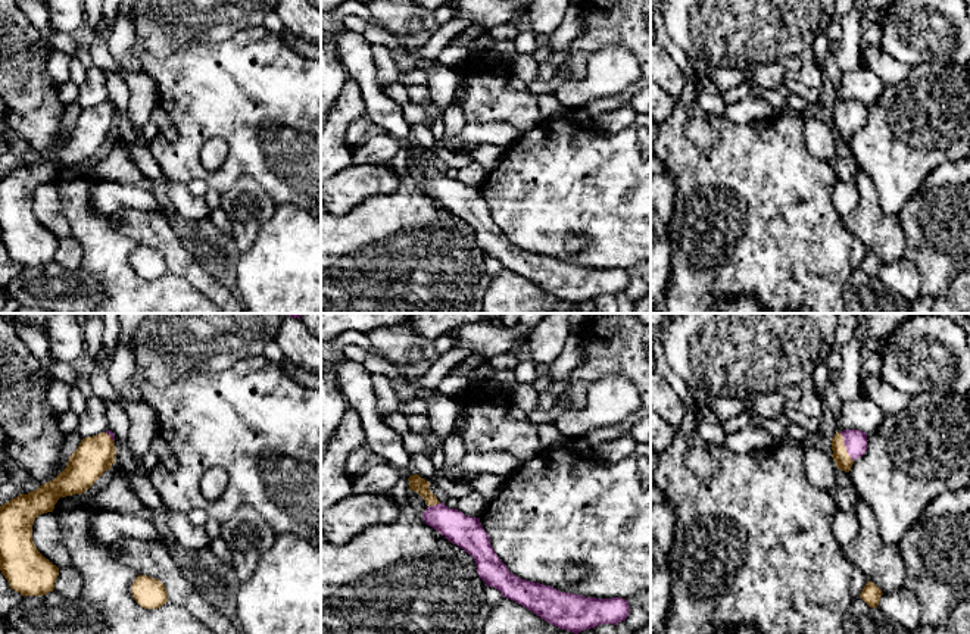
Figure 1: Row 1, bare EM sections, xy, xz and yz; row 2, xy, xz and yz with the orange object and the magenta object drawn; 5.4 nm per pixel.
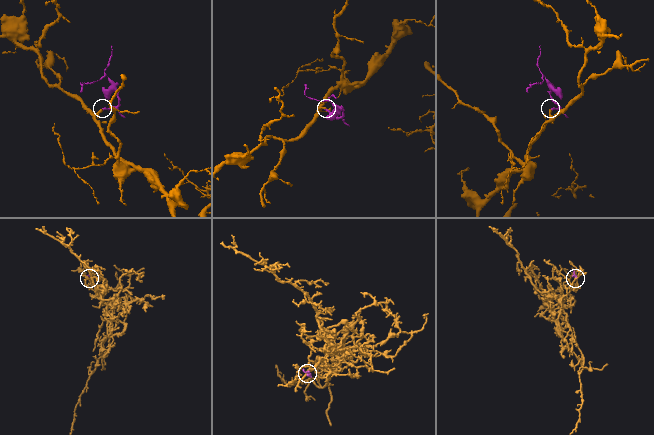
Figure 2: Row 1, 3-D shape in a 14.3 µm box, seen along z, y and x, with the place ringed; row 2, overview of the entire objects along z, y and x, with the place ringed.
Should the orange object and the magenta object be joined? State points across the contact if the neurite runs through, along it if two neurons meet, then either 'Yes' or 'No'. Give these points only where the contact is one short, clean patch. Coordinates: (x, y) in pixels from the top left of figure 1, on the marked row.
Path across: yz (844, 462), (844, 446), (855, 442). Yes

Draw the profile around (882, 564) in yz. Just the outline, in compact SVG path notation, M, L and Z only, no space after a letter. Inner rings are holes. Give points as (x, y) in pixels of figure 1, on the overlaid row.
M857 499L854 510L858 518L860 531L851 544L842 547L842 553L883 594L901 590L905 580L905 563L899 547L886 544L882 540L879 525L865 502Z

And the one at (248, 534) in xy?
M240 507L221 524L221 537L231 550L233 568L240 583L249 580L261 556L274 544L277 534L252 507Z

